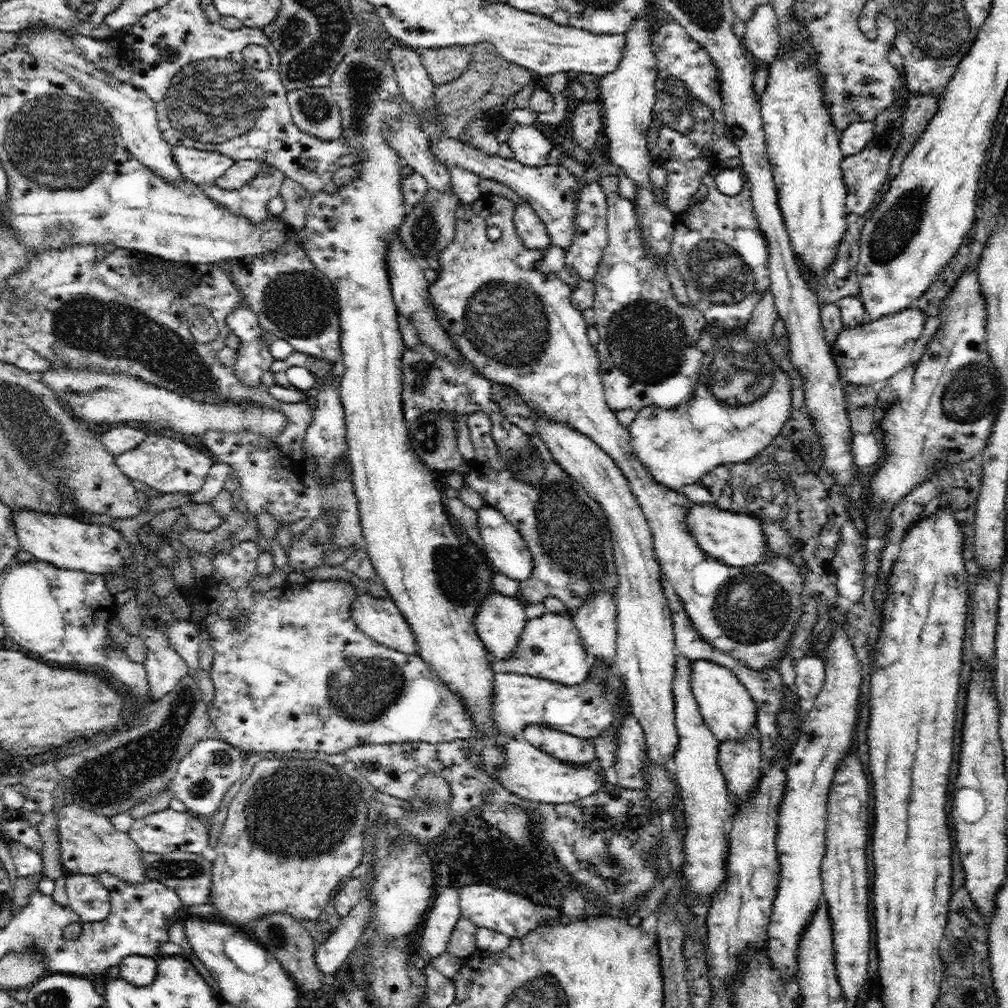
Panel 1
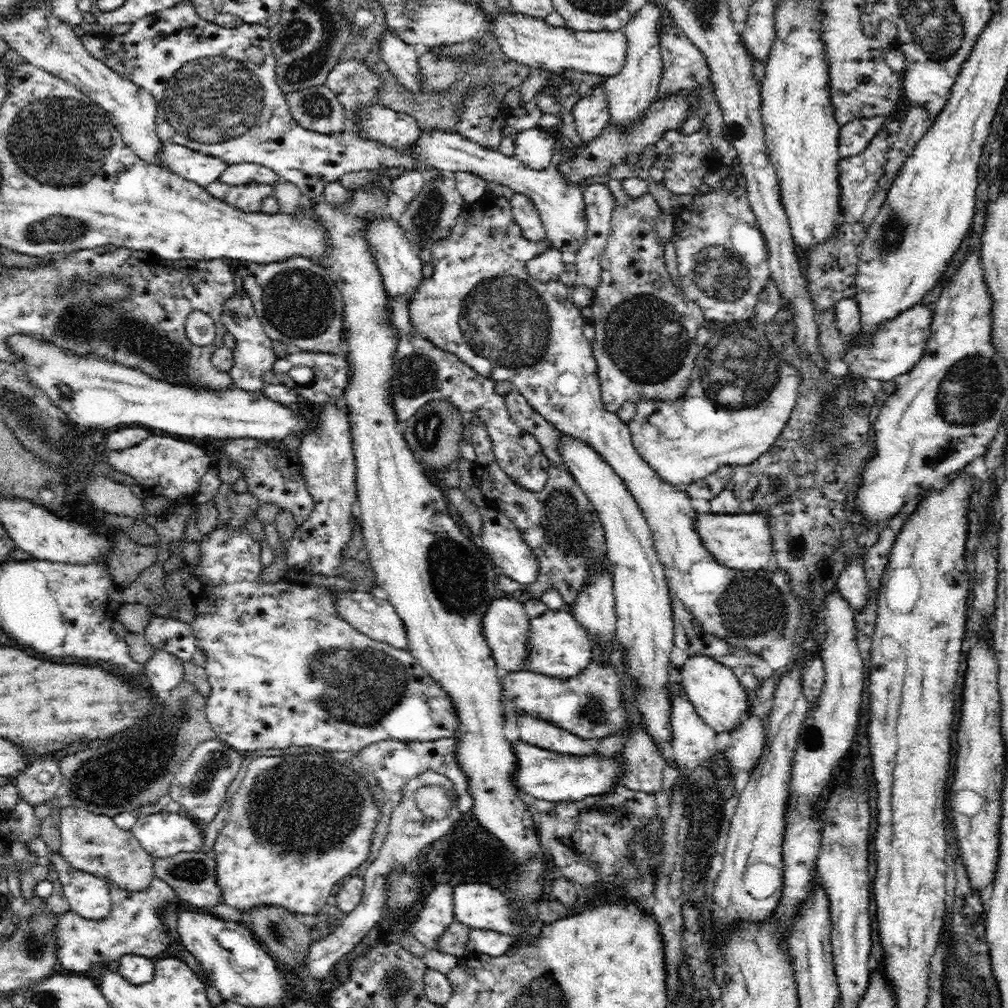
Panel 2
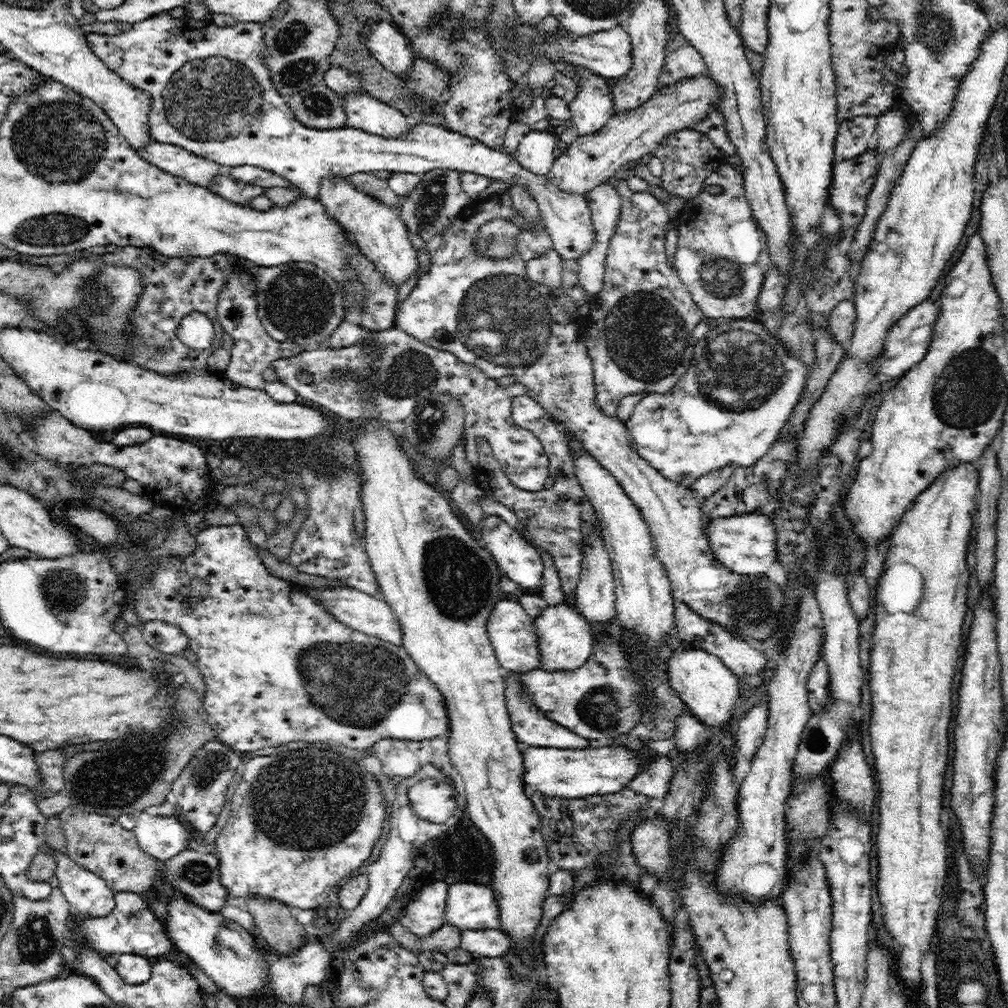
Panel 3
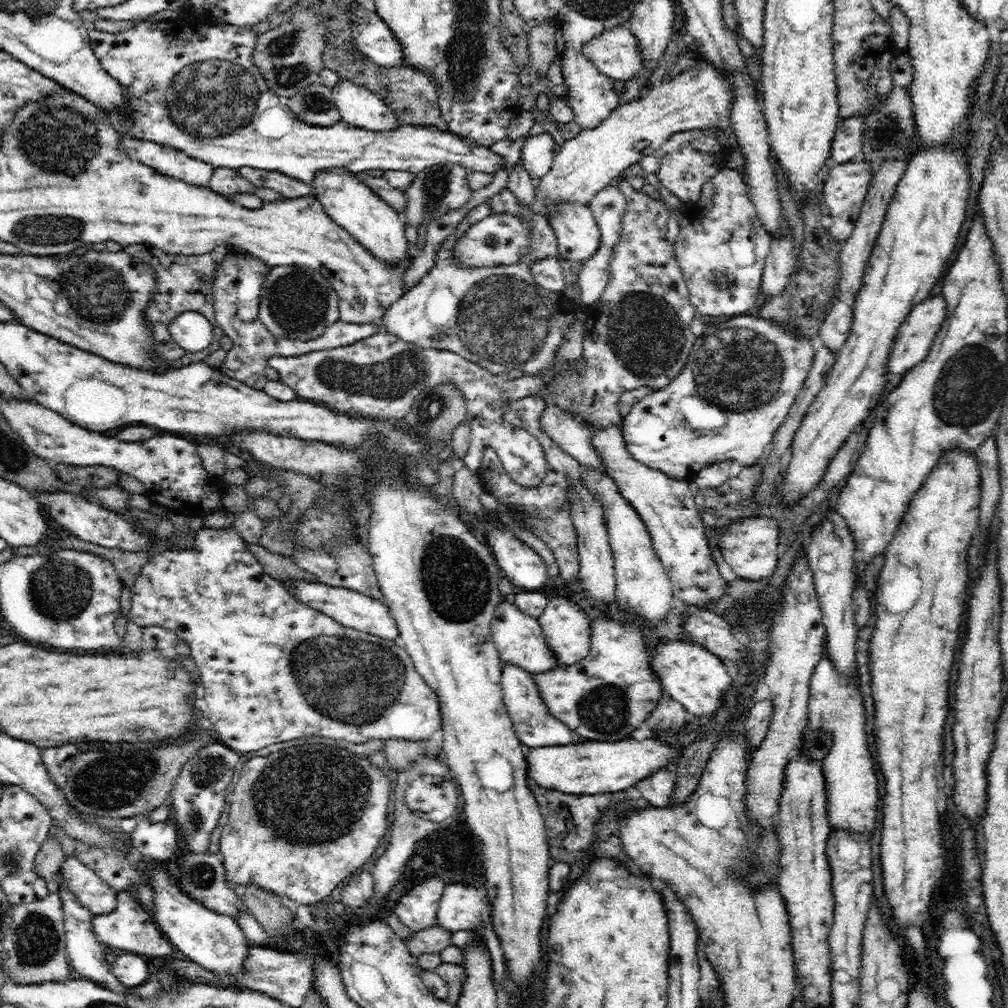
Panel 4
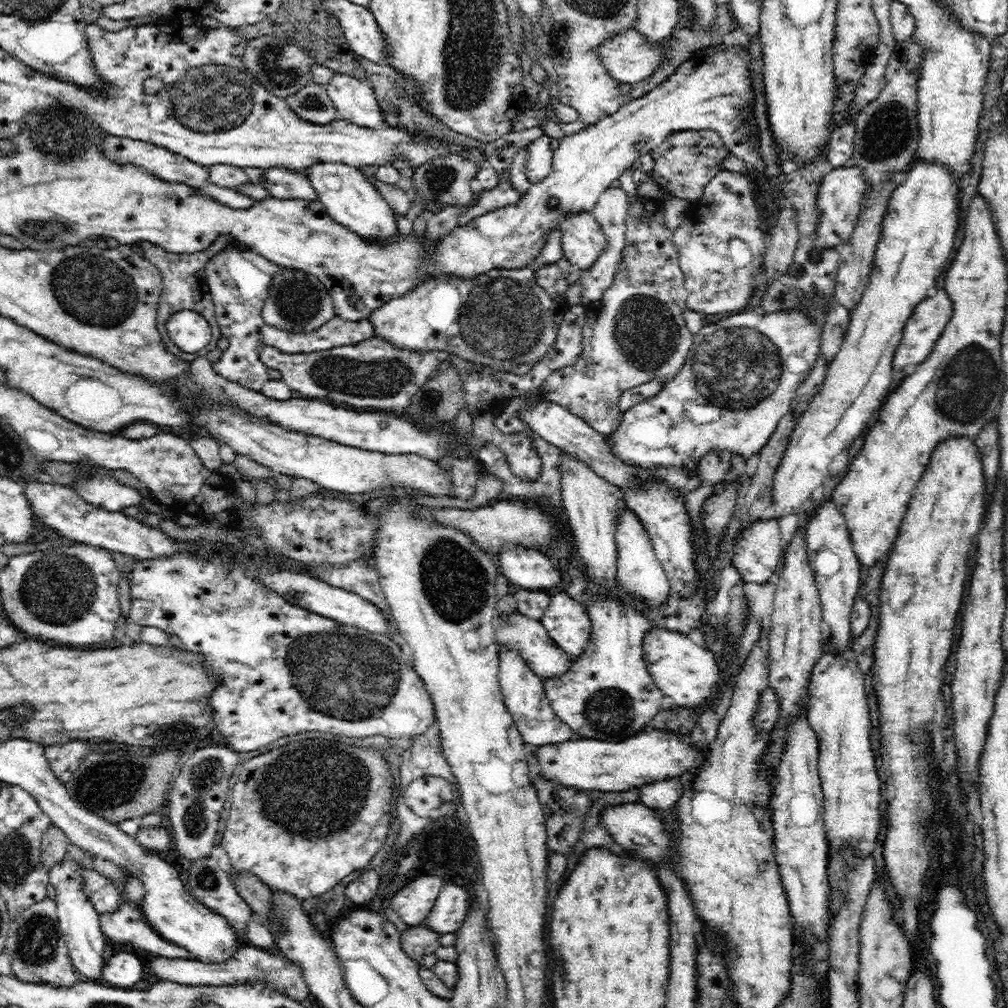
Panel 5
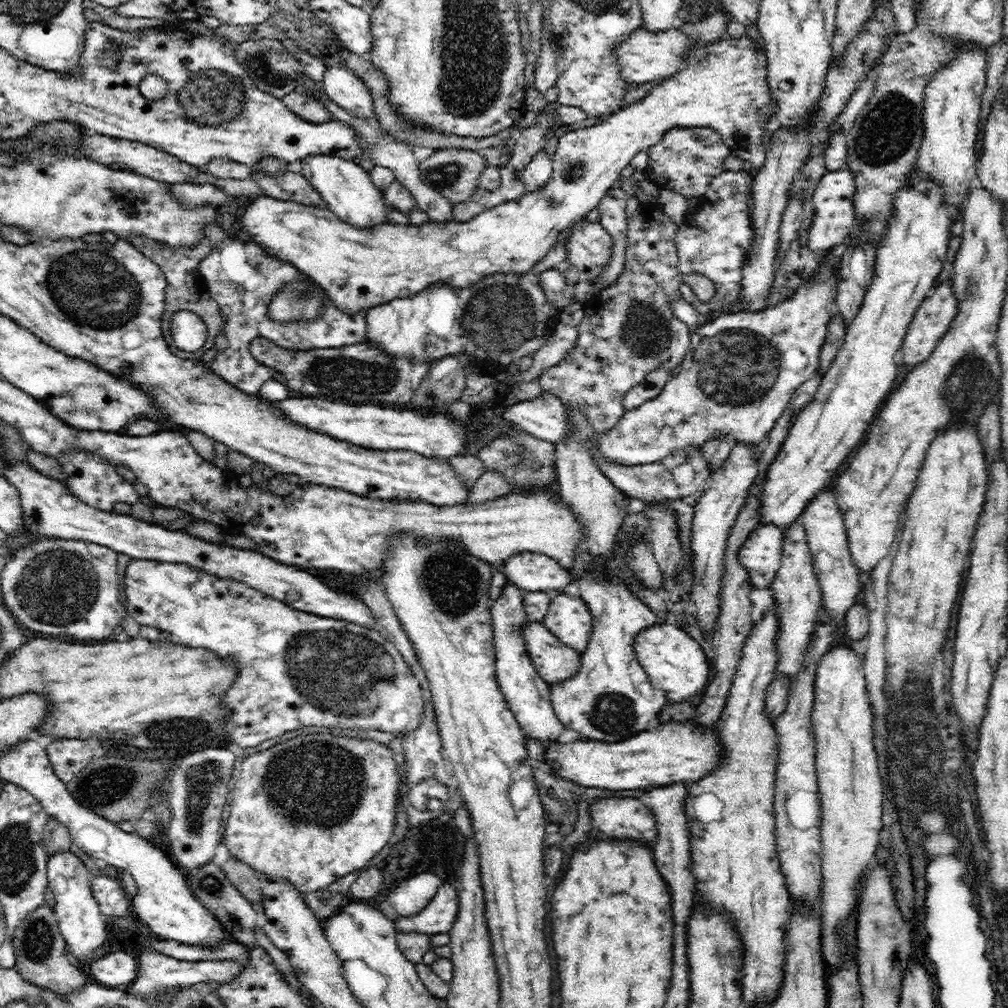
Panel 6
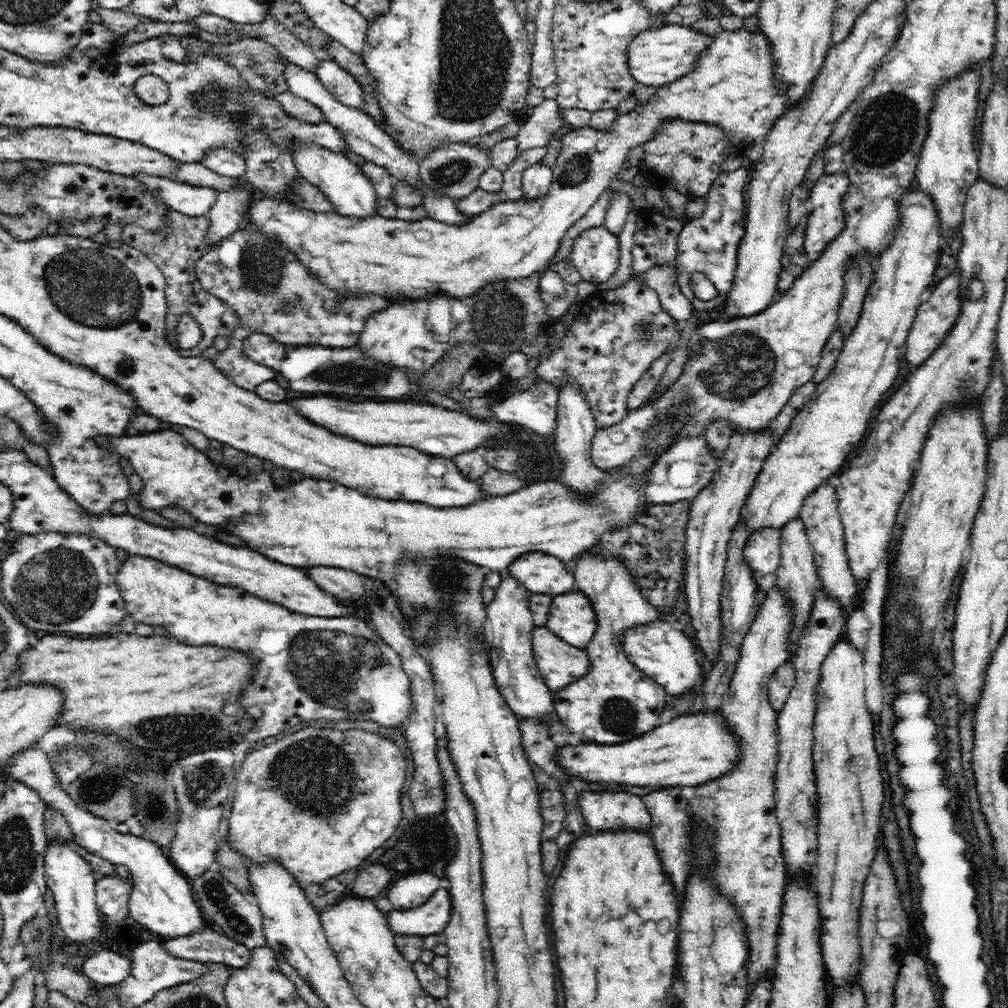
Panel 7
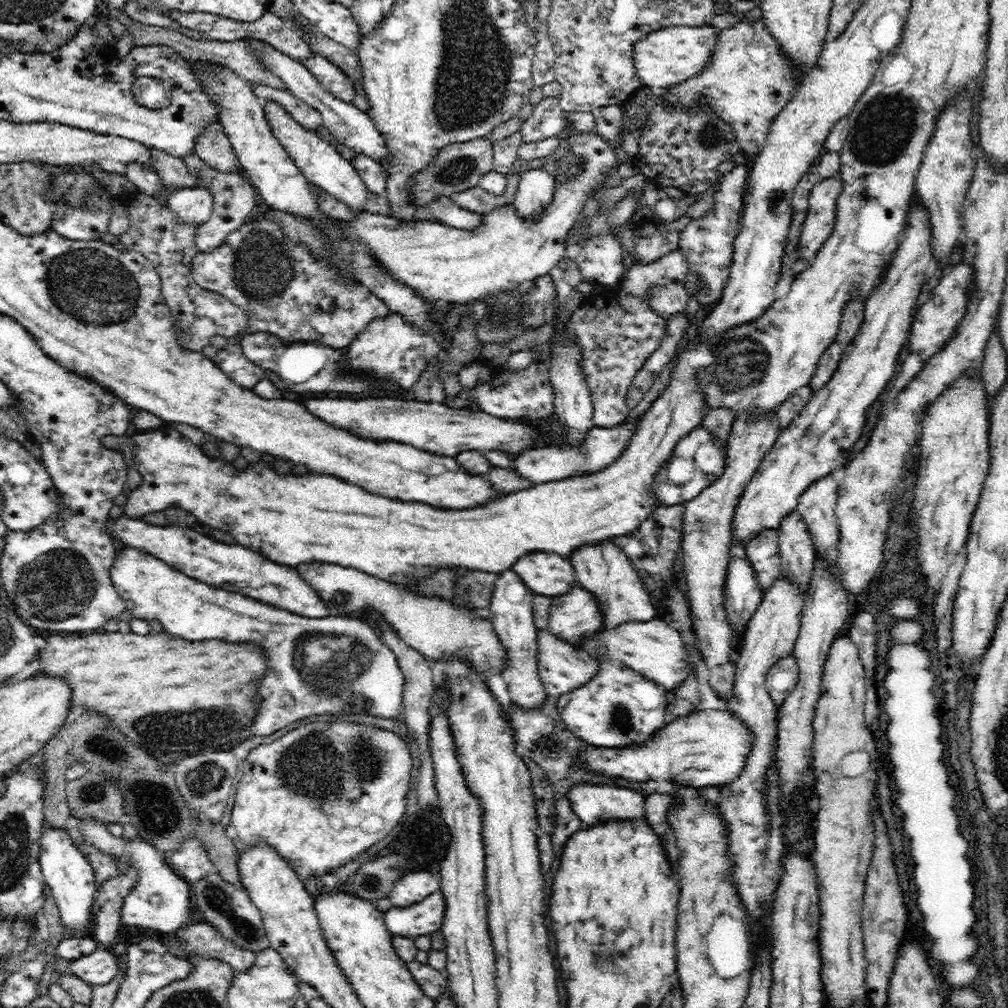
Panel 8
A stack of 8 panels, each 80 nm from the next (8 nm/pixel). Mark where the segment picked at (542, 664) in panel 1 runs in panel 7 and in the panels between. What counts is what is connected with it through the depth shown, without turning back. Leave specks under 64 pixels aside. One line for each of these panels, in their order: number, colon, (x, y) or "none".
2: (559, 645)
3: (565, 640)
4: (567, 630)
5: (568, 623)
6: (568, 618)
7: (571, 617)

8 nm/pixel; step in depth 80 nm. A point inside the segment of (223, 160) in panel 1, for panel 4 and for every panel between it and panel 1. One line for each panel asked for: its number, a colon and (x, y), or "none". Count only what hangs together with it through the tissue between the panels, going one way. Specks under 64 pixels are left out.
2: (197, 167)
3: (180, 162)
4: (167, 160)

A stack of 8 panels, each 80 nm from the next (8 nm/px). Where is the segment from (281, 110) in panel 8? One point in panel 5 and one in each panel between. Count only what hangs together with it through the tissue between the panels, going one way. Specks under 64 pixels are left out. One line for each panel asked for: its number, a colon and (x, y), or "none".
5: (351, 199)
6: (347, 189)
7: (344, 184)

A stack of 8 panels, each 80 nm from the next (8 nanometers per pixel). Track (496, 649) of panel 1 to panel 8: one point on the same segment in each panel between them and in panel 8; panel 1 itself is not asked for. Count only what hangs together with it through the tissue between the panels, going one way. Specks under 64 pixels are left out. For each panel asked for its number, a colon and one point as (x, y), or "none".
2: (506, 626)
3: (512, 631)
4: (518, 636)
5: (528, 637)
6: (554, 661)
7: (559, 663)
8: (562, 668)

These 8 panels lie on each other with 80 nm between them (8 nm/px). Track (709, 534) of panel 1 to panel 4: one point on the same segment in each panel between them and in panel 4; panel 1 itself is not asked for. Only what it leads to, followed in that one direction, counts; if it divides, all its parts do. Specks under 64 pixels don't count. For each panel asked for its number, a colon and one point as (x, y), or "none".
2: (741, 542)
3: (746, 544)
4: (749, 545)

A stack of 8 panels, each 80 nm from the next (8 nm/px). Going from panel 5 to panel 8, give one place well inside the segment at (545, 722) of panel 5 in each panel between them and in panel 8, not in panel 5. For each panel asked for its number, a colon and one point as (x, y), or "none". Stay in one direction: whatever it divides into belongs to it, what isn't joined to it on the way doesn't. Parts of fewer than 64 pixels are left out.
6: (527, 694)
7: (516, 673)
8: (511, 613)

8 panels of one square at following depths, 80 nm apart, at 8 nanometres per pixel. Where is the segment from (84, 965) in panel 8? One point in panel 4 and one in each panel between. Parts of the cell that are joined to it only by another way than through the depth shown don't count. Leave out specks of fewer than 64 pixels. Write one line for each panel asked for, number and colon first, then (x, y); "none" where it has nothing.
4: (131, 969)
5: (126, 970)
6: (116, 969)
7: (105, 967)

